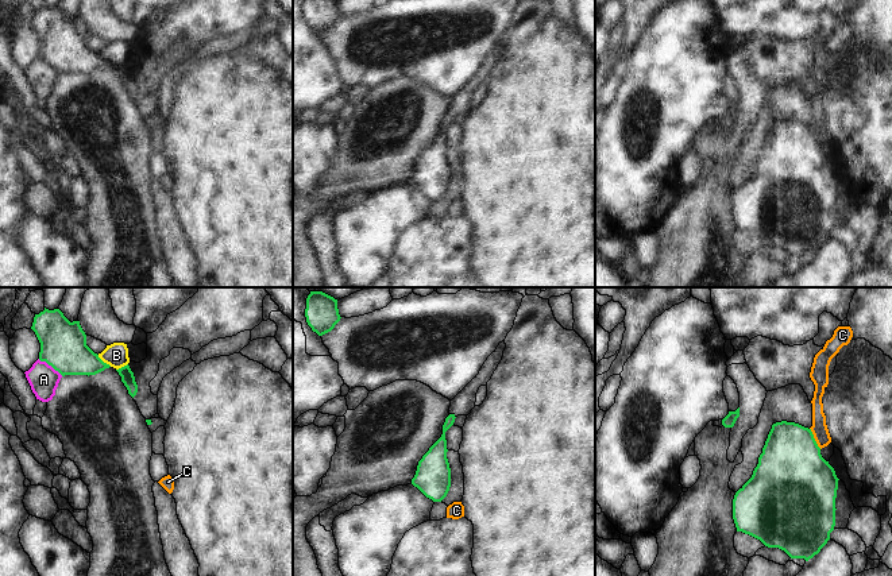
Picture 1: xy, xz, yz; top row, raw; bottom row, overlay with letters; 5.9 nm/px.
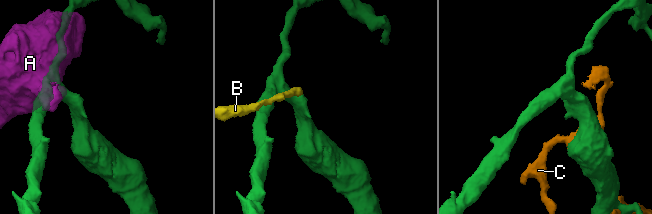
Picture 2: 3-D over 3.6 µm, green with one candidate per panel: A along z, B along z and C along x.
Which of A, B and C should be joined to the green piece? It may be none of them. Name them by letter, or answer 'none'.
none.

